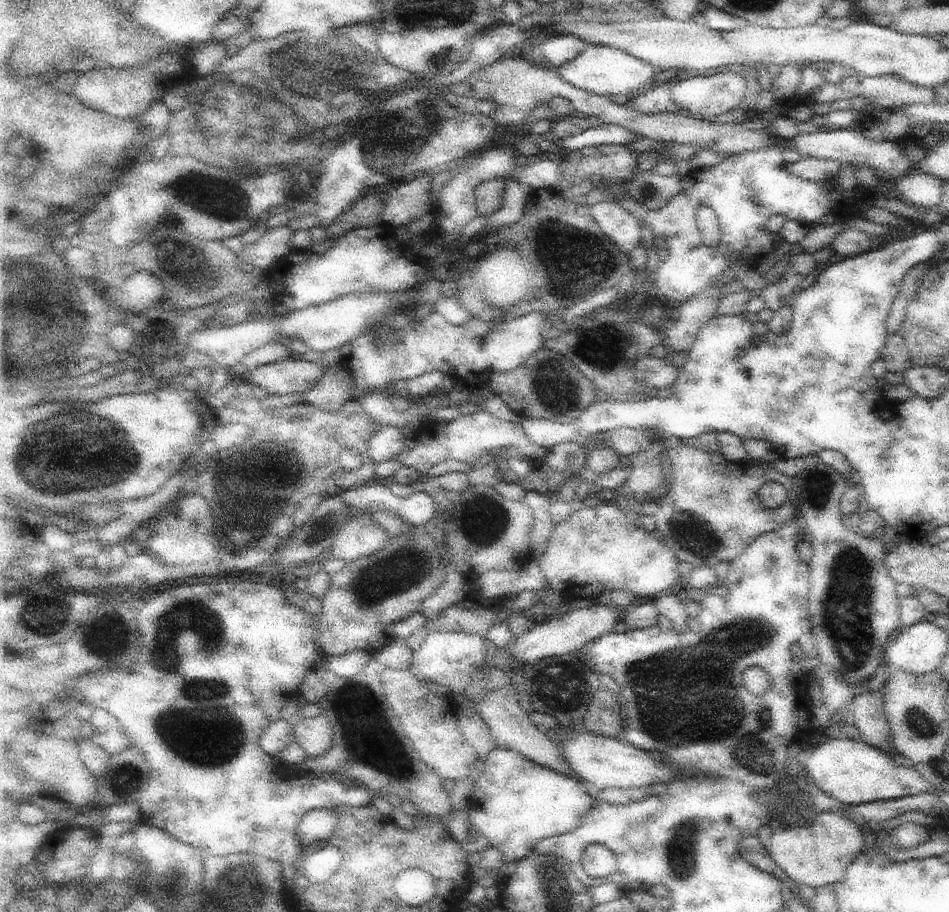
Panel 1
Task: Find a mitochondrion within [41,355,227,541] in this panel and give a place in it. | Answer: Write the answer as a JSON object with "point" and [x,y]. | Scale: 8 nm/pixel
{"point":[117,449]}

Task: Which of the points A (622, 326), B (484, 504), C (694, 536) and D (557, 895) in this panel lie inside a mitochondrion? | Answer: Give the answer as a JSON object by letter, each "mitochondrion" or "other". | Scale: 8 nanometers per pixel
{"A":"other","B":"mitochondrion","C":"mitochondrion","D":"mitochondrion"}

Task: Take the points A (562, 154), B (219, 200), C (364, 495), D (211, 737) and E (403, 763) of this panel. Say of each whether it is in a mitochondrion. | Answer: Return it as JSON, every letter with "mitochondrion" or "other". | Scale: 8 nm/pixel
{"A":"other","B":"mitochondrion","C":"other","D":"mitochondrion","E":"mitochondrion"}

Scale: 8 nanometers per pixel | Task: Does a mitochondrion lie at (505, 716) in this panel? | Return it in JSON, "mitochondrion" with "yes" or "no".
{"mitochondrion":"no"}

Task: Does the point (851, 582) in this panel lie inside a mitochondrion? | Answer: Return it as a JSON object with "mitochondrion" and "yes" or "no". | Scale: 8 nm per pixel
{"mitochondrion":"yes"}

